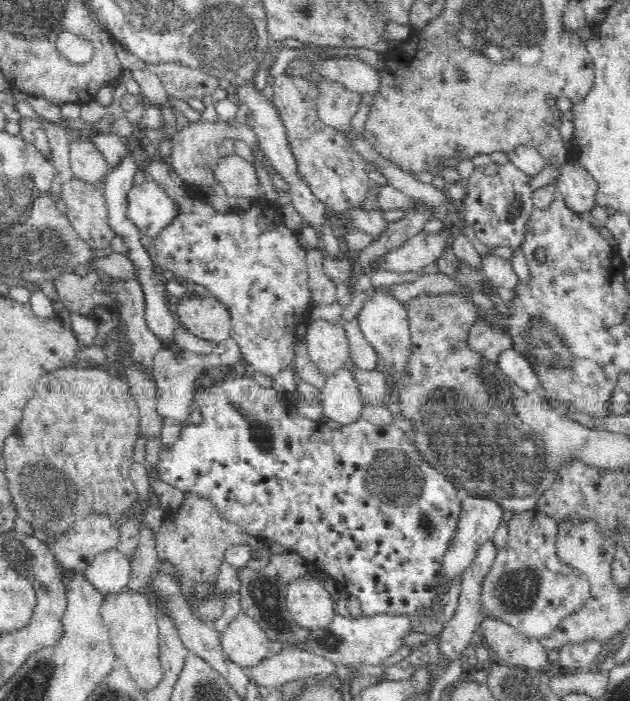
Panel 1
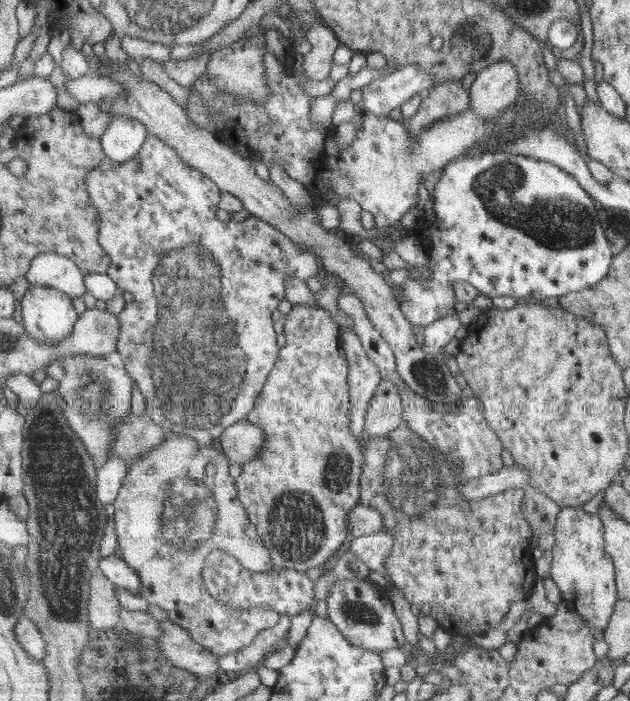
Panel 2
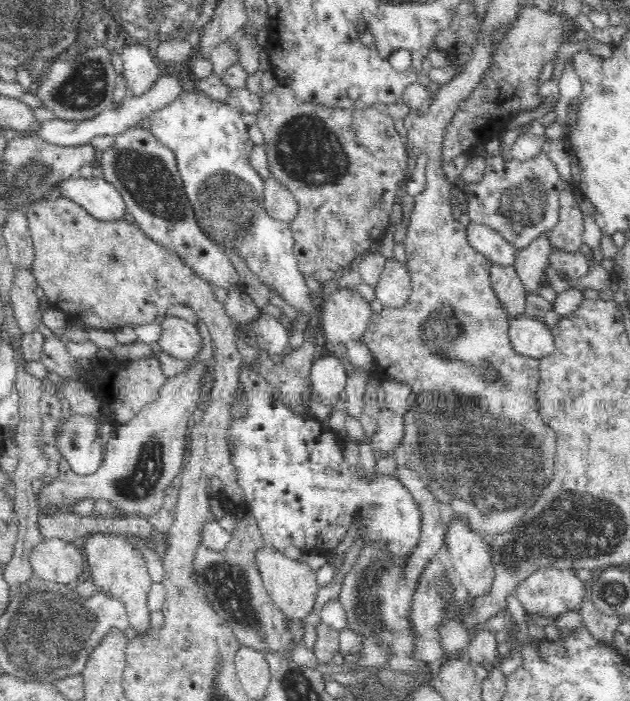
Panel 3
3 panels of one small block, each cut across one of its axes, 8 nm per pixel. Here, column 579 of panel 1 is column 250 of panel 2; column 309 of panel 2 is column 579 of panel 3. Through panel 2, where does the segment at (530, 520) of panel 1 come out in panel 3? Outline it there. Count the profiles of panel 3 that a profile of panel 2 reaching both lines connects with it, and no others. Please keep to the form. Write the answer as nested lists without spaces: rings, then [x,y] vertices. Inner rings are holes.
[[[544,567],[532,572],[522,582],[518,582],[513,595],[522,602],[528,616],[534,619],[546,620],[548,616],[579,611],[580,604],[586,598],[586,593],[588,593],[587,584],[588,582],[580,580],[572,569],[561,570]]]

